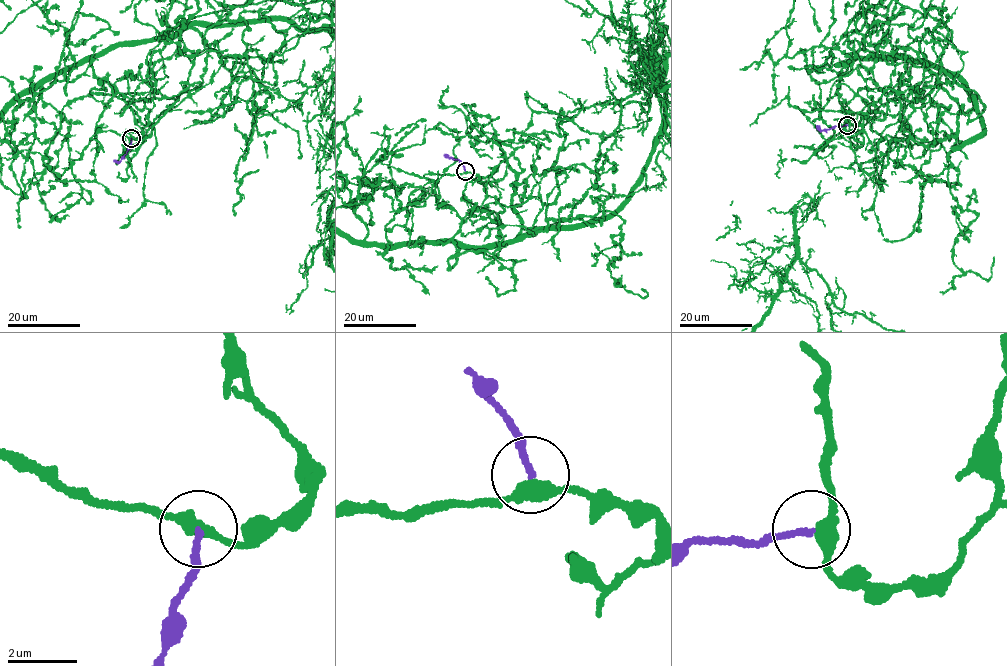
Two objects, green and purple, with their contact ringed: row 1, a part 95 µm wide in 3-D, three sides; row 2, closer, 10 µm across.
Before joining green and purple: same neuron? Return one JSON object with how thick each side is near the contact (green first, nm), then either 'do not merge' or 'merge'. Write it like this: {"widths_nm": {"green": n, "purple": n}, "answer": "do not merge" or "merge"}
{"widths_nm": {"green": 340, "purple": 170}, "answer": "merge"}

